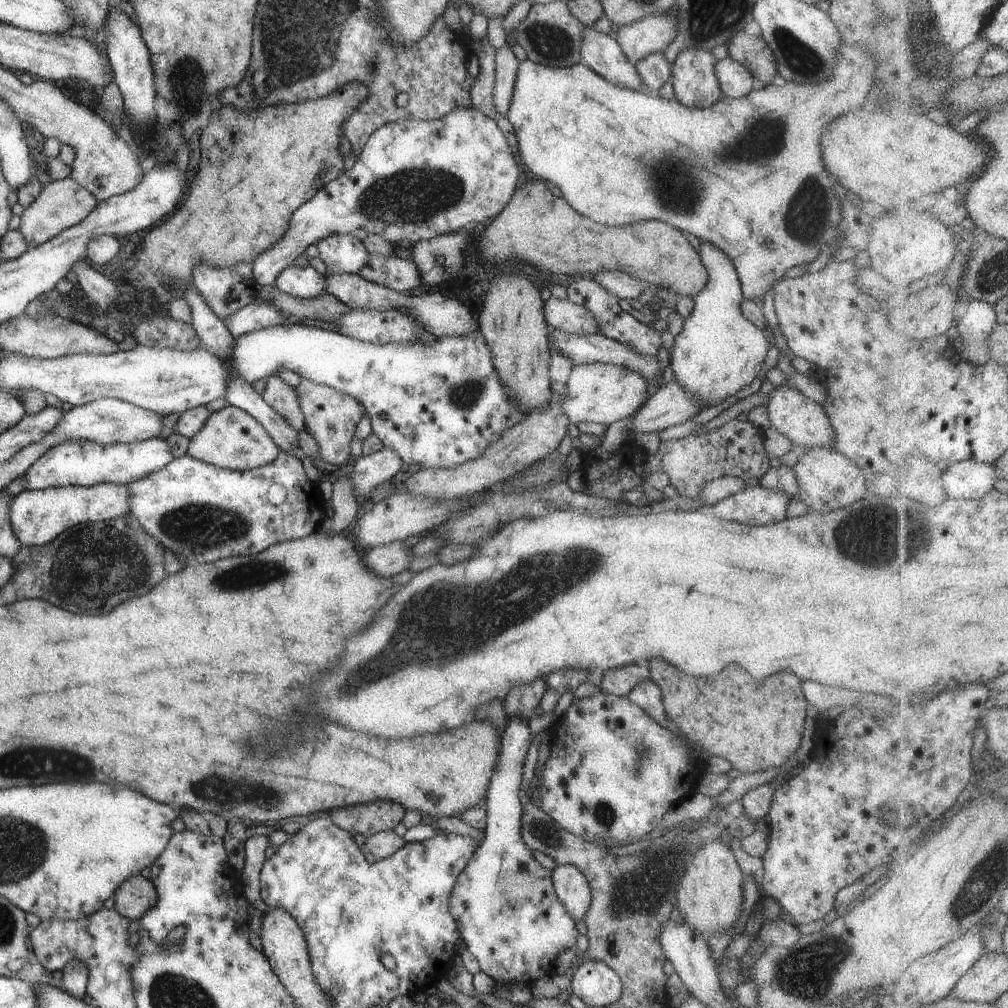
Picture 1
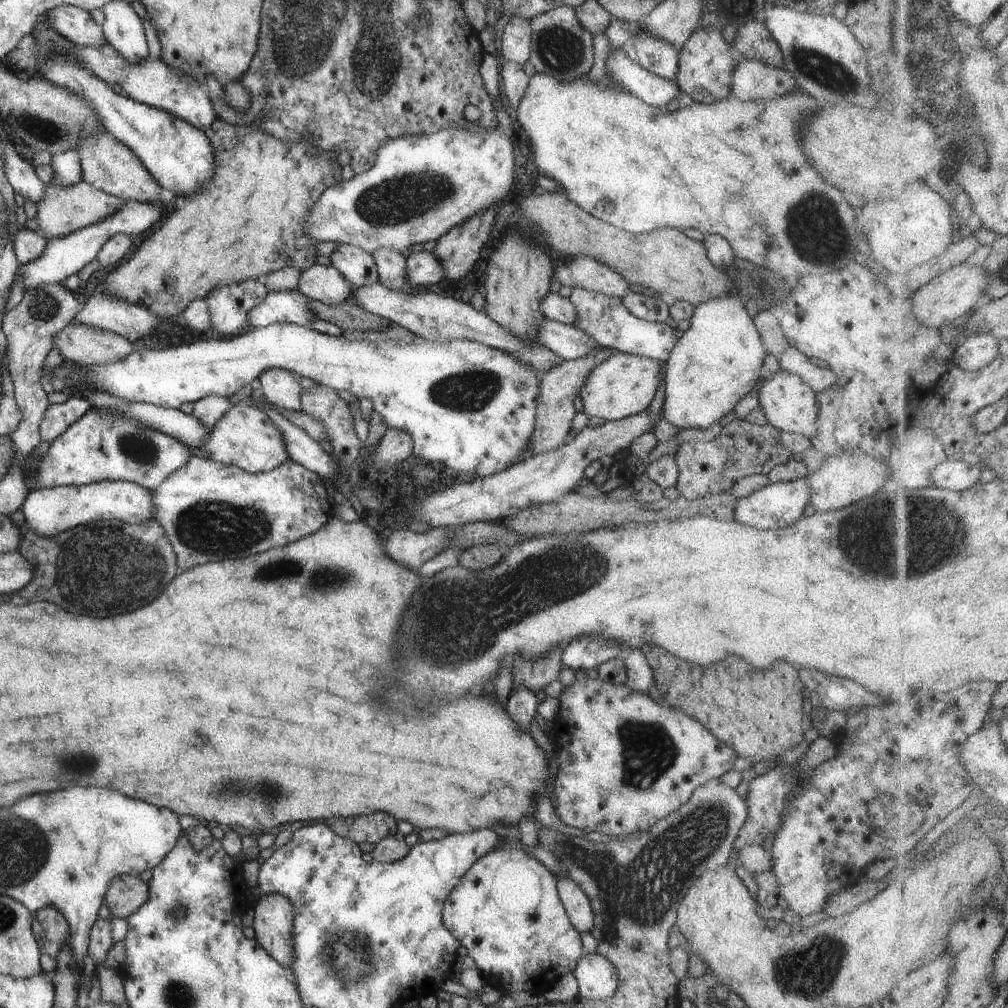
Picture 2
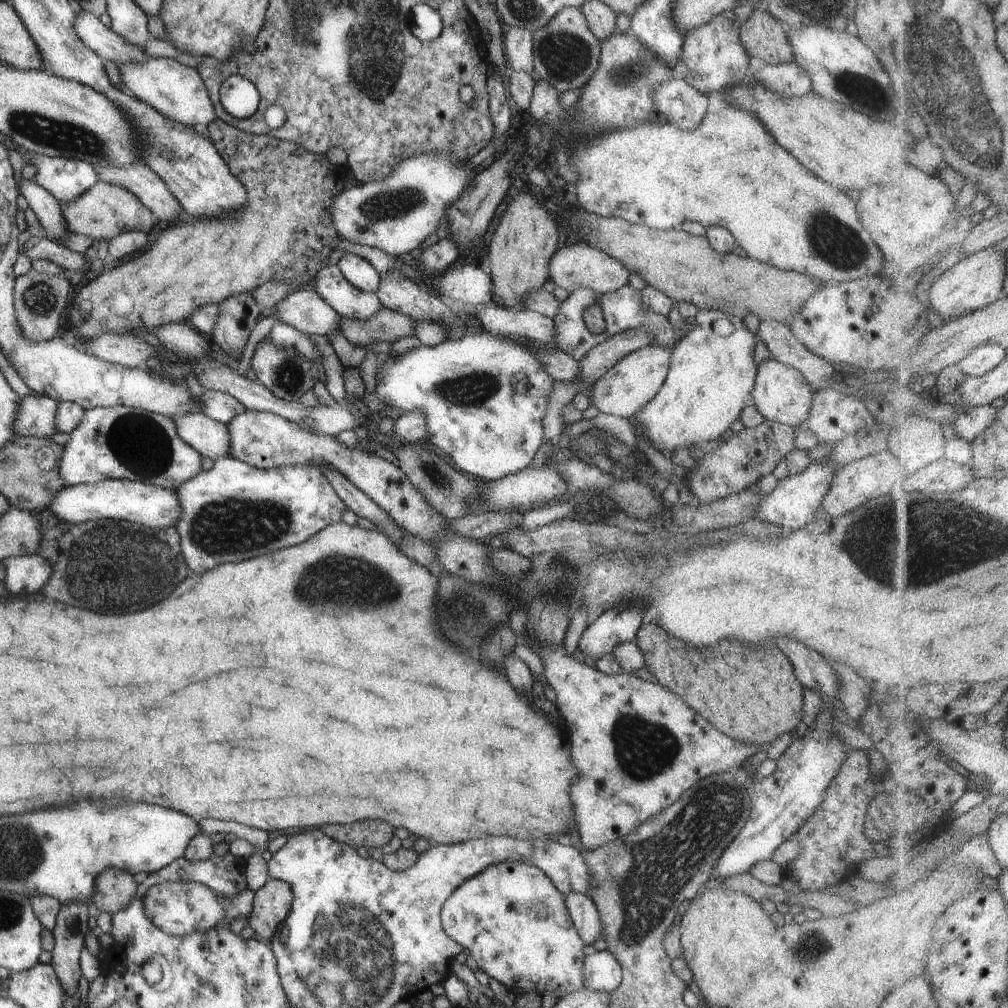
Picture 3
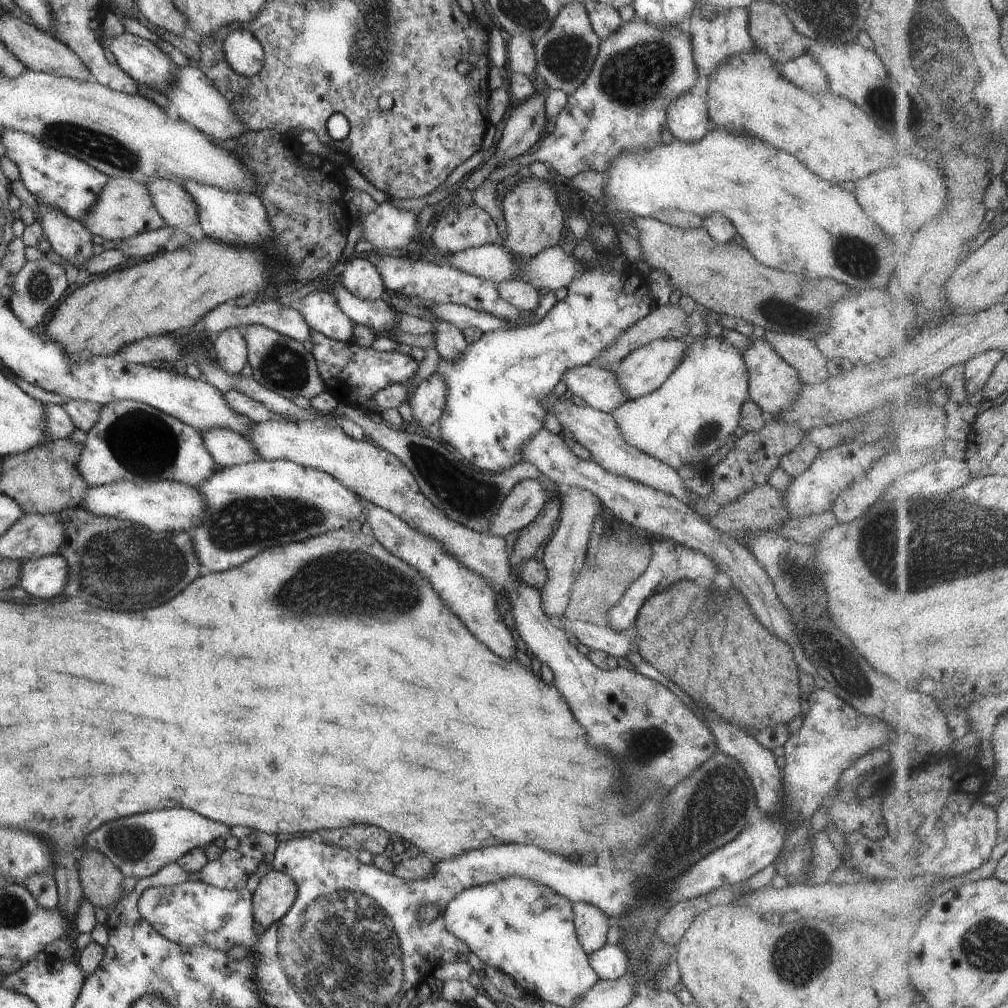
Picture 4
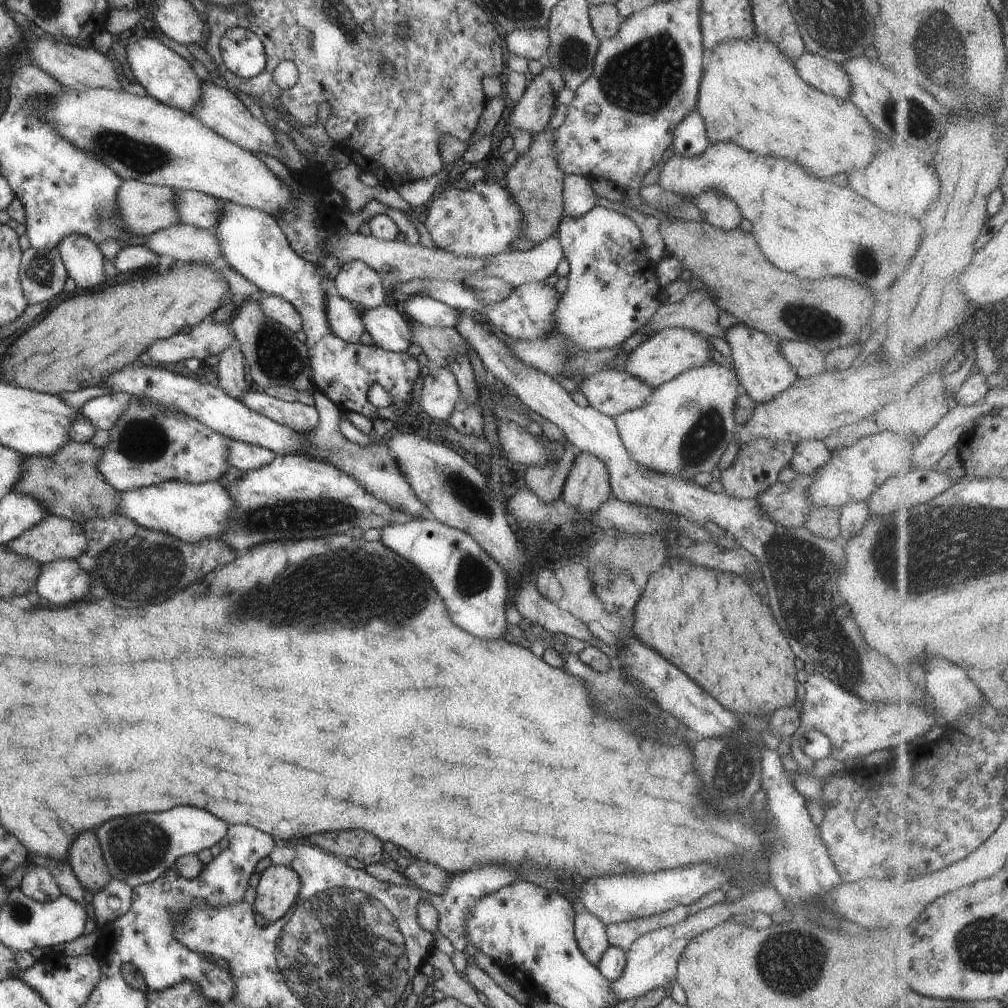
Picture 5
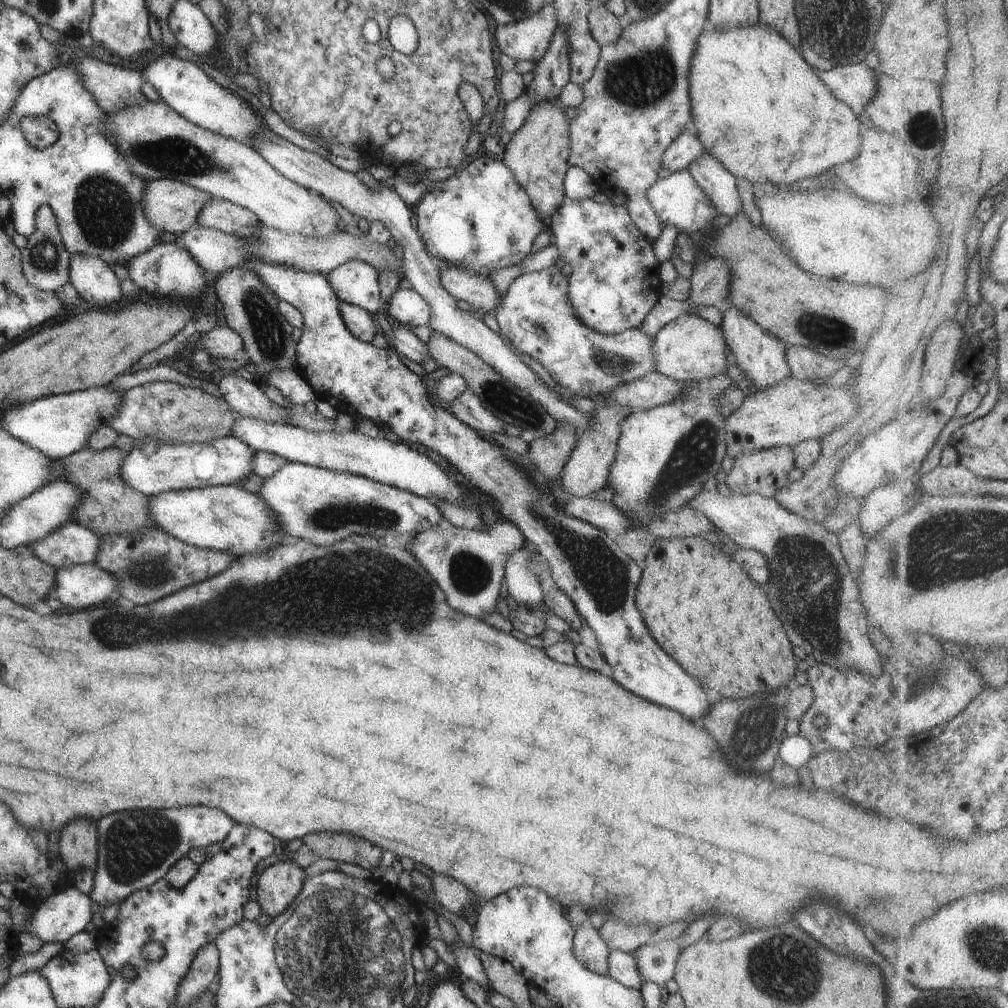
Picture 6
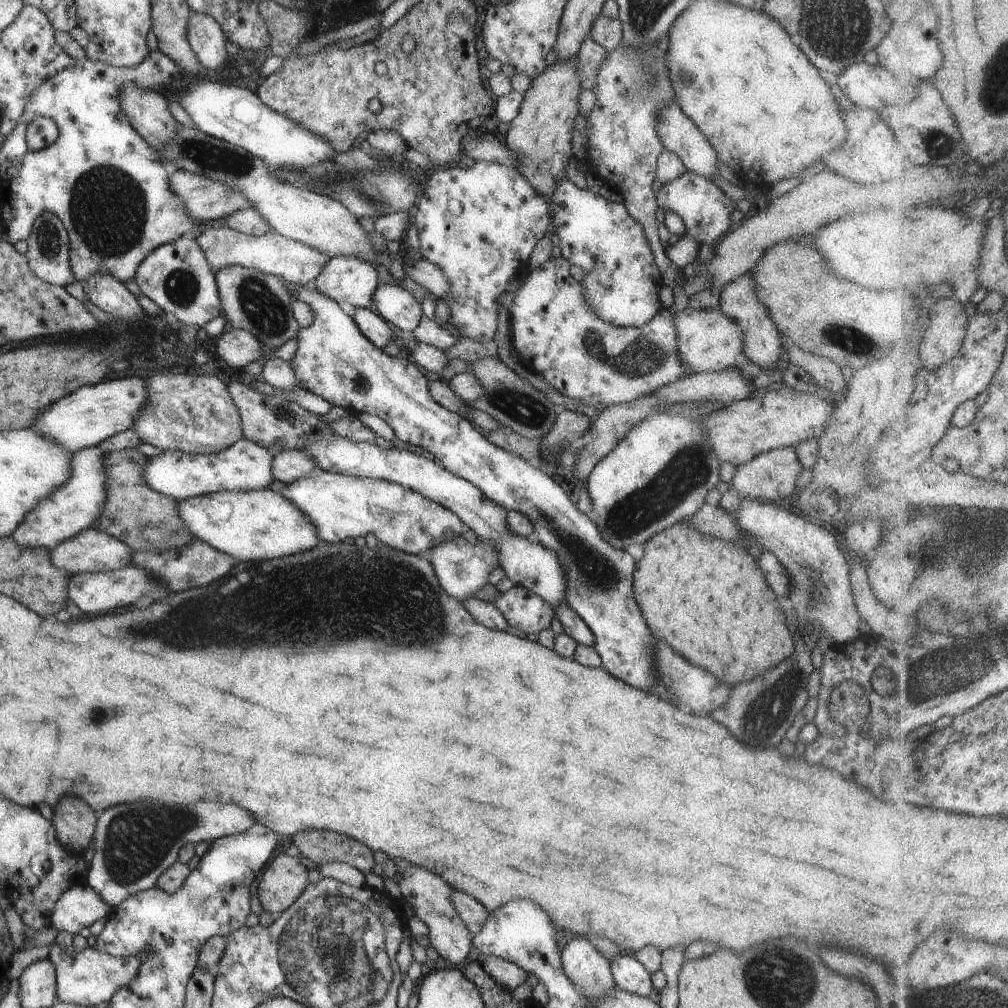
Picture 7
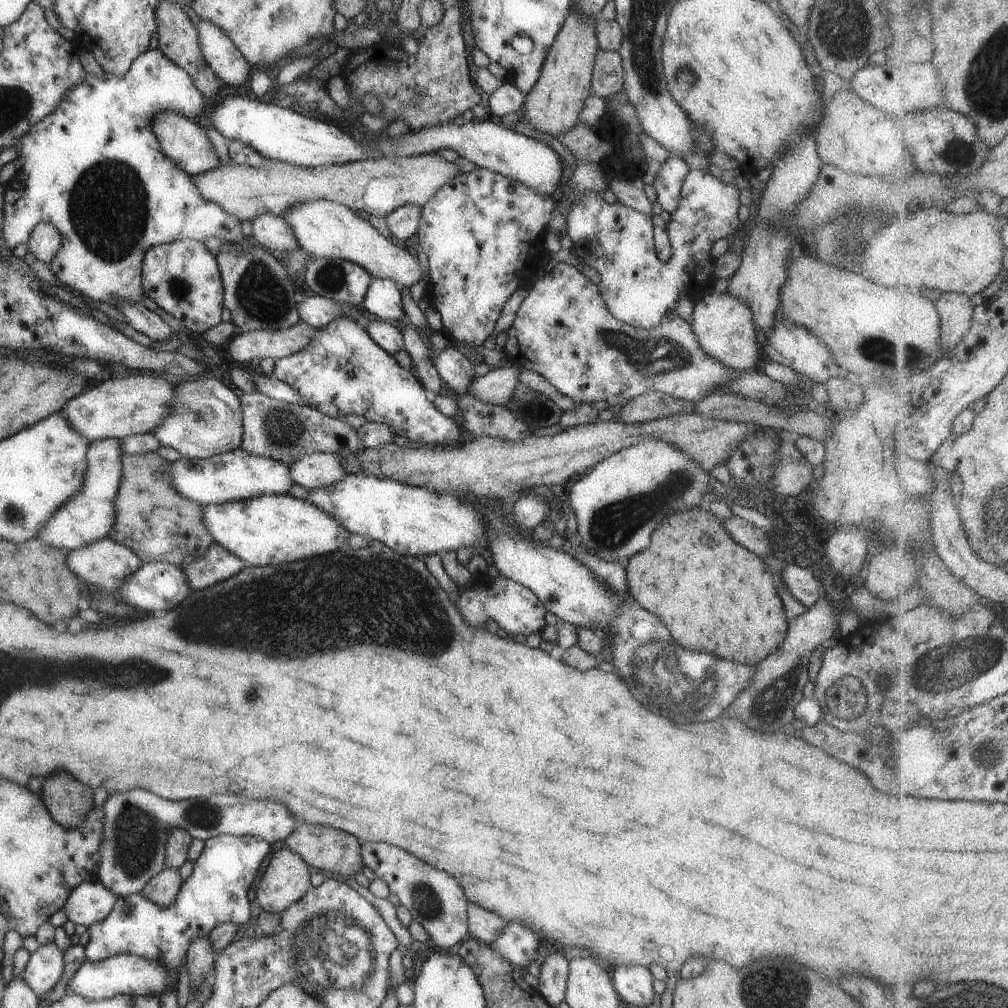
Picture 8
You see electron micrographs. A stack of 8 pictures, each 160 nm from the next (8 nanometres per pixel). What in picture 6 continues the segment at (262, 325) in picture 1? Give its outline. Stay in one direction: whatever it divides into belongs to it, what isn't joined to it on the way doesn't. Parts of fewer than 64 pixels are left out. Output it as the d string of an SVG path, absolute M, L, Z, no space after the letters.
M339 301L338 311L347 330L355 338L362 340L365 344L371 342L371 338L379 330L374 315L343 301Z

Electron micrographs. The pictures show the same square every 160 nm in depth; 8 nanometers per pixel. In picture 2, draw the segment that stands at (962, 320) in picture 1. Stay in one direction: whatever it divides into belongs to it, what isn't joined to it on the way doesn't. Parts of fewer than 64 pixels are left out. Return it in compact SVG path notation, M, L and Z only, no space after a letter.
M977 333L955 350L953 362L963 370L979 372L999 356L1000 342L994 336Z

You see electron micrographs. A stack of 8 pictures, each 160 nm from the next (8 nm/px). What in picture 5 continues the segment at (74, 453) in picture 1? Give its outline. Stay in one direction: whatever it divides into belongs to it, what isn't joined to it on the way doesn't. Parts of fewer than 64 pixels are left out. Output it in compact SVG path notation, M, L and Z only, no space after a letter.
M148 400L130 401L108 433L109 444L101 449L96 471L116 491L130 491L170 480L217 481L230 466L230 439L183 414L161 411Z

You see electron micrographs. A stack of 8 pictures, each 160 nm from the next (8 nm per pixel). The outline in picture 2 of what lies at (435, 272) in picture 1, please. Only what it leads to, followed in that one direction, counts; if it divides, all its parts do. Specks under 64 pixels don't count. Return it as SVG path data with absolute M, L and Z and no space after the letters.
M495 206L477 211L475 216L468 216L467 220L452 226L436 240L432 253L440 260L443 279L457 280L469 272L487 240L493 216Z

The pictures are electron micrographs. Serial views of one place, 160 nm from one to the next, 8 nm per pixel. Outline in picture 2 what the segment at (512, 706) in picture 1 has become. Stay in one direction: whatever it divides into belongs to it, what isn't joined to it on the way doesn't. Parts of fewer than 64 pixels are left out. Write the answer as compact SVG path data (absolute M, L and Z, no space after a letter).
M561 646L551 647L548 653L534 659L524 659L524 656L515 655L509 668L515 687L527 687L537 692L543 690L552 680L557 680L562 668L562 649Z

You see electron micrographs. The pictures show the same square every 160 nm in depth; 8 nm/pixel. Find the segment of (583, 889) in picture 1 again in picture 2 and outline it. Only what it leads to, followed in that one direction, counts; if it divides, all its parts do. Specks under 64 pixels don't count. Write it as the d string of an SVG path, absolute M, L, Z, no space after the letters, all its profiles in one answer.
M563 877L557 878L556 889L571 926L578 933L590 932L593 913L585 893L571 879Z

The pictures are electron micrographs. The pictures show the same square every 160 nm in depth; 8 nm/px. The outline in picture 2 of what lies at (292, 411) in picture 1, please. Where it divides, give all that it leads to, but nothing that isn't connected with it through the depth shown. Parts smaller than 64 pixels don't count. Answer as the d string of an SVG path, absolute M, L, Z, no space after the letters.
M271 367L262 370L257 378L260 380L258 394L267 403L290 411L301 411L300 394L303 388L299 384L299 377L294 372Z

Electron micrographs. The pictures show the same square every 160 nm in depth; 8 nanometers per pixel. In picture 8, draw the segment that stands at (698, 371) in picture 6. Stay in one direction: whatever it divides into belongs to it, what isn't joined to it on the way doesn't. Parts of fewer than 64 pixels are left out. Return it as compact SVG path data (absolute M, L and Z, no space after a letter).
M726 292L704 296L692 306L690 329L700 349L723 366L735 371L756 368L760 357L760 337L752 323L750 308L741 299Z

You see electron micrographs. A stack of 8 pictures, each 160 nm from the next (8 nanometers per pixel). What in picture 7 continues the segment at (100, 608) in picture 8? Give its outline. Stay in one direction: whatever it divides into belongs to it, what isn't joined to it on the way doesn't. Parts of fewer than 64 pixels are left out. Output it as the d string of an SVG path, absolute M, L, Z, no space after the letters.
M93 527L78 532L75 536L49 549L49 558L55 568L72 575L77 573L102 573L117 570L130 564L132 550L120 540L99 532Z

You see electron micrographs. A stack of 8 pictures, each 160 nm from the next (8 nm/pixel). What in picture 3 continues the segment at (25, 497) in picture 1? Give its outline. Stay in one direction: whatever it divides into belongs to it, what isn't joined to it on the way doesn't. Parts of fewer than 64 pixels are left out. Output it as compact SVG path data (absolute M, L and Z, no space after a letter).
M105 479L96 483L64 486L52 496L47 510L51 511L56 519L69 524L117 519L140 524L142 528L159 530L175 526L179 518L180 506L174 489L127 479Z

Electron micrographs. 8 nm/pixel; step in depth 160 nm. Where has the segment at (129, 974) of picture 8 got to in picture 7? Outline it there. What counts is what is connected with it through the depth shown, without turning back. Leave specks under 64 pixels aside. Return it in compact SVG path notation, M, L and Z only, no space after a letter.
M55 943L50 948L47 957L54 966L56 994L59 1000L88 1007L107 1004L117 990L136 977L144 955L140 953L130 957L114 957L99 952L94 947L85 947L81 952L73 952L72 948L62 948Z

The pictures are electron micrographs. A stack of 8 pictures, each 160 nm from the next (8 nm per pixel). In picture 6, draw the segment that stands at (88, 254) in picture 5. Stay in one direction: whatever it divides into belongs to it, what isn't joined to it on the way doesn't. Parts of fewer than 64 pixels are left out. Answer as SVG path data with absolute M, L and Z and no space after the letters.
M70 255L68 277L78 296L87 300L89 306L107 306L121 296L118 276L99 257Z

